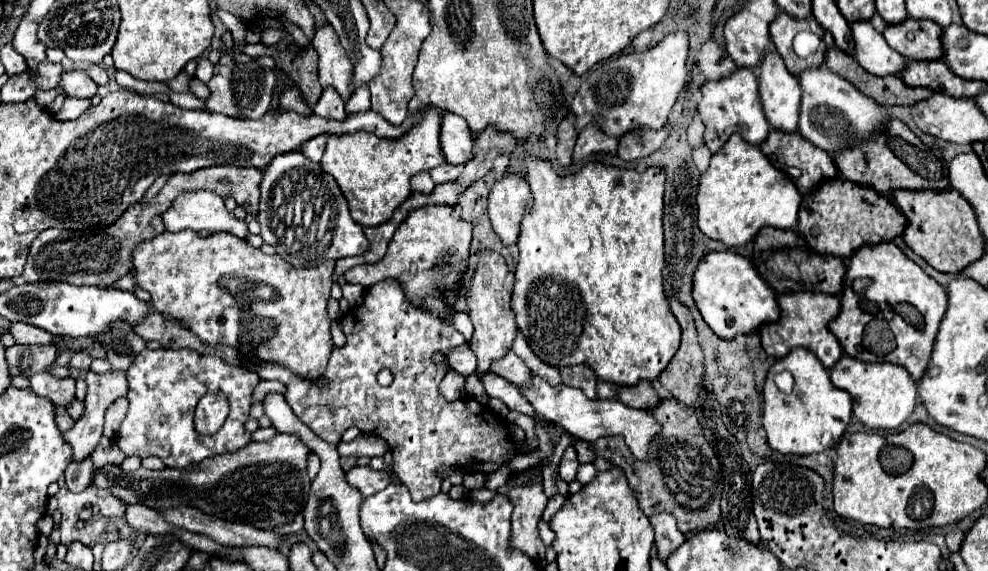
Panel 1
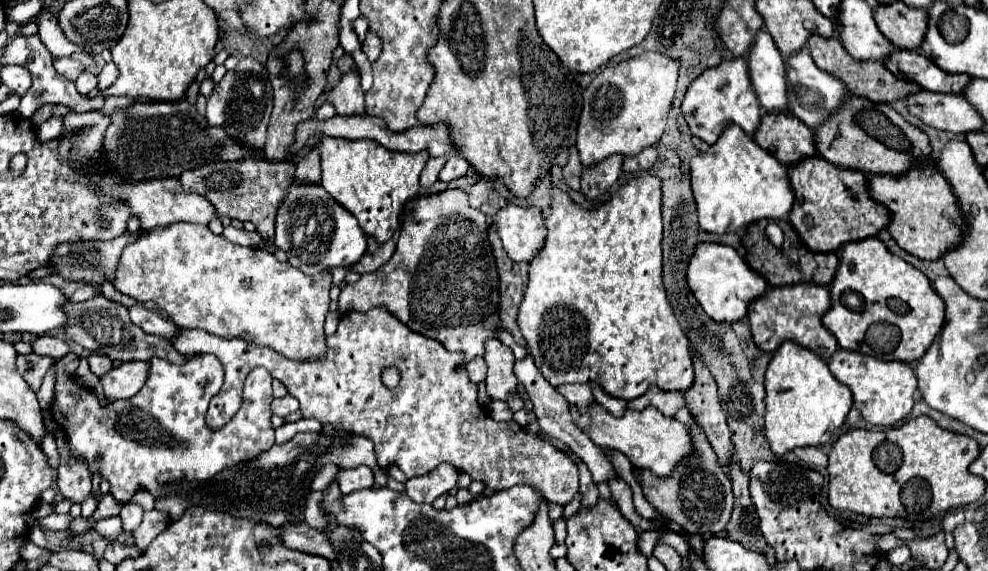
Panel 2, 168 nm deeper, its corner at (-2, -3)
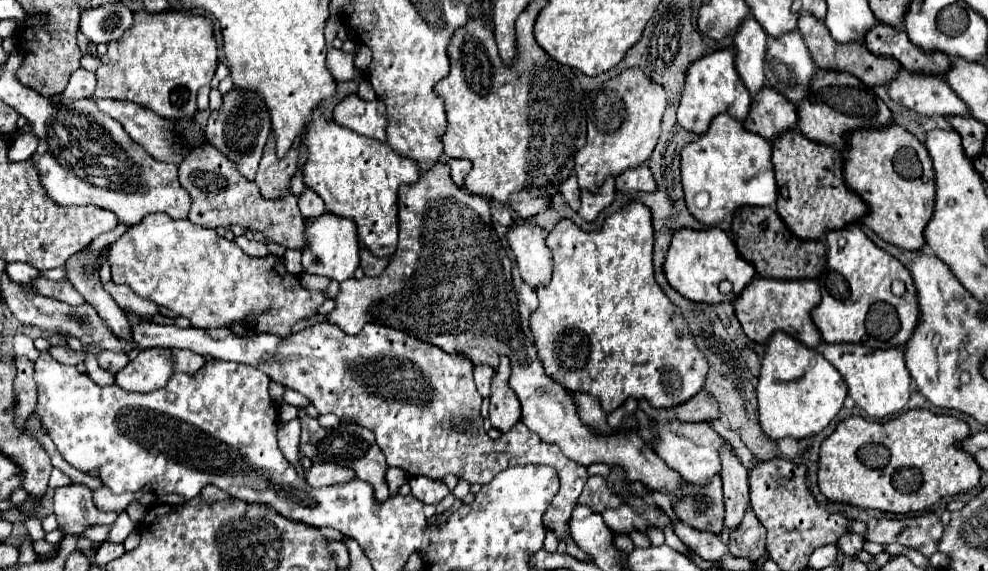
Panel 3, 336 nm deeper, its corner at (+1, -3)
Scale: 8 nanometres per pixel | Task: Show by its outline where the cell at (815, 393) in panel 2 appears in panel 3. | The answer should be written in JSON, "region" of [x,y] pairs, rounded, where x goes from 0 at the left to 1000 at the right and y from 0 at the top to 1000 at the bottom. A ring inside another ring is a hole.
{"region":[[[787,580],[777,594],[775,618],[771,625],[765,695],[769,744],[779,769],[814,769],[832,755],[852,716],[856,692],[858,678],[852,657],[842,636],[838,636],[838,629],[832,618],[816,608],[808,594],[796,587],[794,580]]]}

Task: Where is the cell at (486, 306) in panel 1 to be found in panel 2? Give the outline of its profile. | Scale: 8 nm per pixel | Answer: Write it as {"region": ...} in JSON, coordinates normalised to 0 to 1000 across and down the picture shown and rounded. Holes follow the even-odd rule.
{"region":[[[493,594],[489,629],[493,636],[493,688],[499,699],[511,702],[513,692],[523,681],[523,664],[519,657],[519,615],[505,594]]]}

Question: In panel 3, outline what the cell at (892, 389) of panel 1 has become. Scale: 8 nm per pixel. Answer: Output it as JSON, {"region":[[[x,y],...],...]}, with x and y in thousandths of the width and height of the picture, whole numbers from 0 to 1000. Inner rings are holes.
{"region":[[[836,601],[832,608],[832,622],[844,636],[844,643],[852,653],[858,692],[866,702],[868,713],[872,713],[883,734],[895,734],[907,723],[913,723],[917,716],[917,706],[921,699],[921,653],[915,636],[915,615],[913,611],[883,611],[879,604],[864,604],[864,601]]]}

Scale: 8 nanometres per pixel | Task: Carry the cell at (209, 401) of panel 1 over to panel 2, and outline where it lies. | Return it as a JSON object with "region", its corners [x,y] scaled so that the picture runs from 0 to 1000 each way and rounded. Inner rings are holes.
{"region":[[[376,538],[371,548],[363,548],[363,545],[349,548],[343,562],[339,587],[331,590],[329,629],[317,636],[301,636],[288,629],[286,622],[280,622],[272,608],[256,608],[246,594],[224,594],[203,576],[181,576],[179,594],[175,594],[175,604],[185,622],[214,618],[228,643],[228,671],[224,685],[214,699],[207,727],[207,737],[216,755],[228,748],[228,741],[232,741],[236,727],[242,720],[246,667],[252,650],[264,639],[274,653],[276,664],[282,664],[293,681],[293,688],[303,702],[307,734],[321,734],[325,744],[335,744],[337,751],[343,755],[355,755],[359,762],[373,765],[380,779],[382,811],[392,821],[394,807],[398,807],[414,839],[432,832],[444,811],[454,807],[465,825],[475,828],[477,839],[495,849],[495,856],[499,860],[519,853],[521,846],[533,846],[537,853],[544,853],[556,881],[574,884],[586,856],[584,814],[578,804],[574,804],[564,783],[560,783],[554,772],[548,772],[541,762],[531,758],[531,751],[521,737],[505,741],[497,734],[495,723],[483,706],[483,674],[475,667],[471,646],[467,650],[463,646],[463,639],[471,636],[471,618],[469,622],[467,615],[456,618],[450,608],[446,608],[444,597],[434,594],[430,587],[422,587],[410,566],[402,562],[400,552],[396,552],[390,538]],[[394,639],[400,639],[406,650],[406,667],[400,681],[390,681],[390,674],[386,671],[386,650]]]}

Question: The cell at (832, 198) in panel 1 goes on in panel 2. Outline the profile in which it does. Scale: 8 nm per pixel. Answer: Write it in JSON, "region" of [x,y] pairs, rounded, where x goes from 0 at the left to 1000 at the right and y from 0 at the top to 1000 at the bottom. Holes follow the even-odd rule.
{"region":[[[831,275],[815,278],[811,292],[803,292],[799,299],[801,327],[805,338],[805,363],[801,370],[801,394],[815,422],[815,429],[825,443],[845,443],[853,429],[878,415],[886,415],[892,401],[900,394],[900,366],[896,359],[884,352],[876,306],[867,306],[867,299],[851,299],[841,285],[835,285]],[[813,380],[823,380],[823,401],[817,401]]]}

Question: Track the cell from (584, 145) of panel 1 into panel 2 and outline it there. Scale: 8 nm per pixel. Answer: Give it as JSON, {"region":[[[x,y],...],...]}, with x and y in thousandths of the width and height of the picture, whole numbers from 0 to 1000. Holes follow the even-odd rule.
{"region":[[[618,271],[610,282],[606,282],[600,292],[590,292],[590,306],[588,306],[588,335],[596,345],[596,349],[604,349],[610,335],[614,335],[629,303],[629,271]]]}

